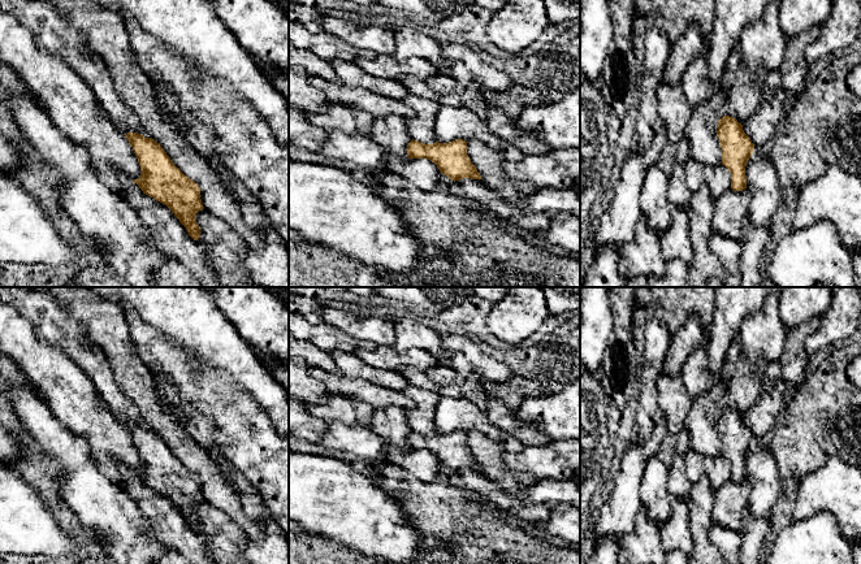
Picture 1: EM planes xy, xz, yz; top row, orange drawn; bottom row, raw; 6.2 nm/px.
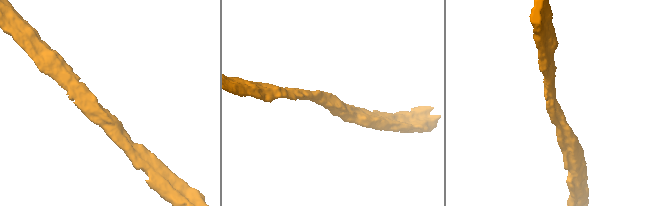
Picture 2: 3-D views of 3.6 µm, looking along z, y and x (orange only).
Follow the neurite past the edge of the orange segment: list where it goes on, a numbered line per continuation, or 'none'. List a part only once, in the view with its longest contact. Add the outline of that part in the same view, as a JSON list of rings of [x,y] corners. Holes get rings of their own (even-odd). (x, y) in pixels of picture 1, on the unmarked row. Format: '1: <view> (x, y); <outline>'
none

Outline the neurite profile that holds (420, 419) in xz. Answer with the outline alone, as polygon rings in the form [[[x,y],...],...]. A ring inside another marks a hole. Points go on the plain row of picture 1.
[[[408,385],[402,392],[416,404],[415,408],[404,411],[410,428],[420,434],[436,434],[433,418],[440,395],[414,385]]]

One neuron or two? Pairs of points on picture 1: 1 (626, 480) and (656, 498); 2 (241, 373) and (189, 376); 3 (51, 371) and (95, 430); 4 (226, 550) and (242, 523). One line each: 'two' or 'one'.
1: two
2: two
3: one
4: two

